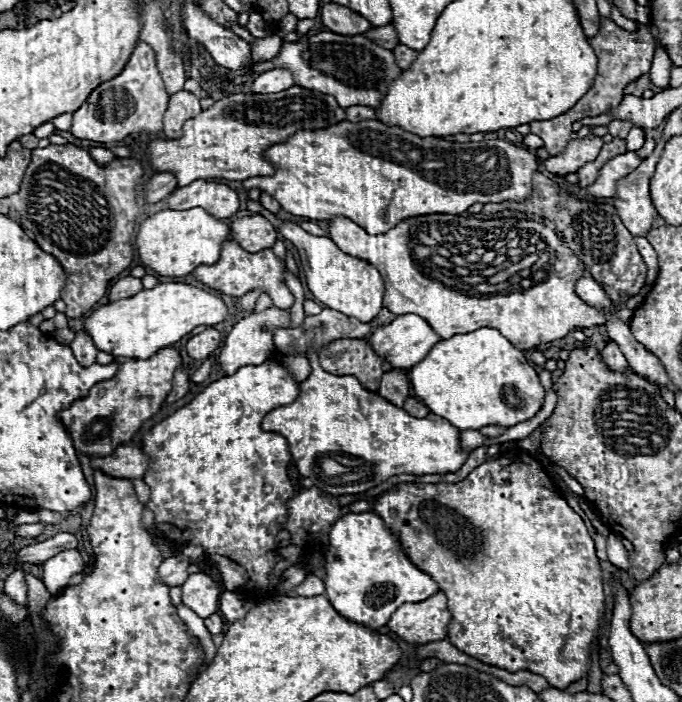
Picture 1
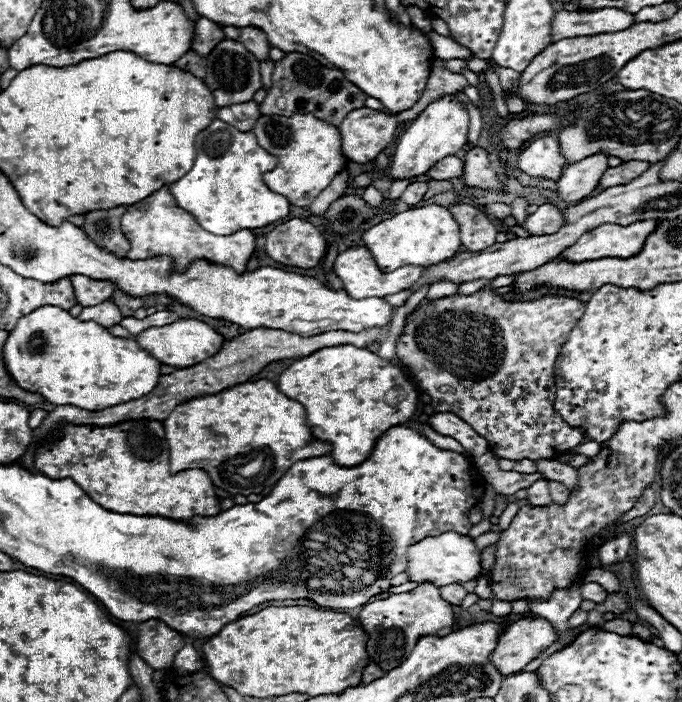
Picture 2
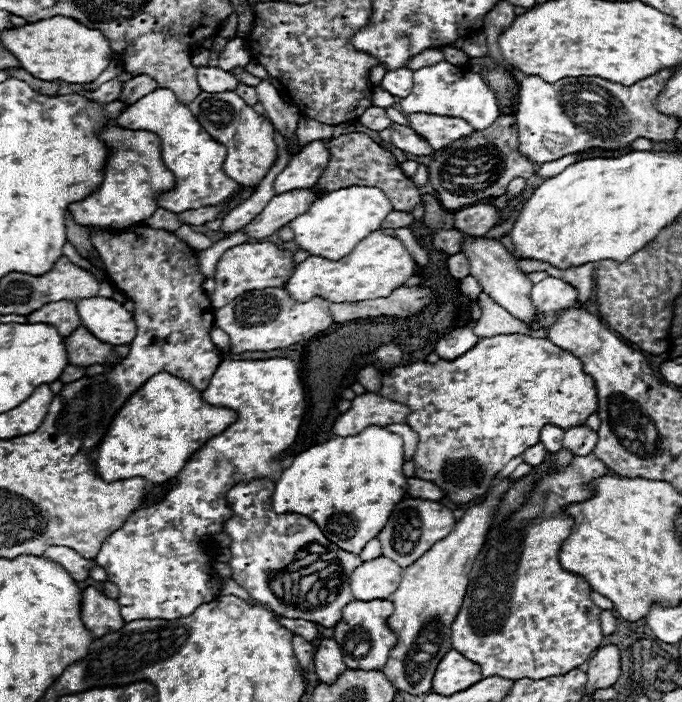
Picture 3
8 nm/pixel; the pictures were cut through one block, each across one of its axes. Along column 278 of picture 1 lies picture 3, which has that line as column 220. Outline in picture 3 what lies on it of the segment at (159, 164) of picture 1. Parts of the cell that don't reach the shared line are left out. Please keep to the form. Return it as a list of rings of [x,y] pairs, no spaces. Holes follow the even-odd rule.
[[[200,92],[194,102],[188,104],[196,120],[202,128],[220,144],[228,148],[228,156],[224,160],[224,174],[236,180],[242,186],[258,186],[260,180],[268,174],[268,170],[276,162],[278,146],[274,142],[274,126],[264,116],[258,114],[252,106],[248,106],[238,94],[234,92]]]

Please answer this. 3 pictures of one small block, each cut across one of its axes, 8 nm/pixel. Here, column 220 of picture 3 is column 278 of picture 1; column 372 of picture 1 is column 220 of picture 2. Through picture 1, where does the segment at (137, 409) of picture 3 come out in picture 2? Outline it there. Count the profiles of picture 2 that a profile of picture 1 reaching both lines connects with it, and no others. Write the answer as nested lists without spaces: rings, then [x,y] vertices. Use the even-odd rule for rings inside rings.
[[[258,380],[258,382],[244,382],[236,384],[232,388],[226,388],[218,394],[212,396],[202,396],[194,398],[182,406],[178,406],[166,420],[164,420],[164,430],[166,430],[166,442],[170,446],[170,472],[182,472],[182,470],[192,470],[192,468],[204,468],[214,486],[228,490],[230,494],[260,494],[264,488],[272,488],[284,474],[286,470],[306,458],[316,458],[316,456],[326,456],[332,450],[332,444],[322,442],[312,436],[308,422],[306,422],[306,410],[300,402],[286,398],[278,386],[270,380]],[[264,466],[270,466],[270,482],[260,482],[258,476],[262,474]]]

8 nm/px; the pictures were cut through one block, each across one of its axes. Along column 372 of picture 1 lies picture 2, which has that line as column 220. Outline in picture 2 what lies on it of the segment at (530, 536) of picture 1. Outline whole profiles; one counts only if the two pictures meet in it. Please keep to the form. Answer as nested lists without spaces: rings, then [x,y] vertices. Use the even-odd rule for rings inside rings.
[[[132,420],[118,426],[66,426],[60,440],[38,446],[34,466],[50,478],[72,478],[96,504],[118,514],[162,516],[190,522],[194,516],[222,512],[206,470],[170,474],[170,448],[164,424]]]

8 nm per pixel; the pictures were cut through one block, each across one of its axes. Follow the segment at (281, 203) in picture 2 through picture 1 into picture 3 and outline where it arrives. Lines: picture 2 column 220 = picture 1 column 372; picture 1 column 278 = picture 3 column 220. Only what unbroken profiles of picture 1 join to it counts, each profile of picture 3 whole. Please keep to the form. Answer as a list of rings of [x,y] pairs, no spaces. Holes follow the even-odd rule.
[[[158,88],[138,102],[130,104],[118,118],[118,126],[130,130],[148,130],[160,136],[162,140],[162,160],[166,168],[176,178],[176,188],[158,198],[158,204],[170,212],[196,210],[202,206],[216,206],[222,200],[228,200],[240,188],[238,182],[228,178],[222,172],[222,164],[226,160],[226,146],[218,144],[206,130],[202,132],[200,122],[194,118],[188,106],[180,104],[172,90]]]

